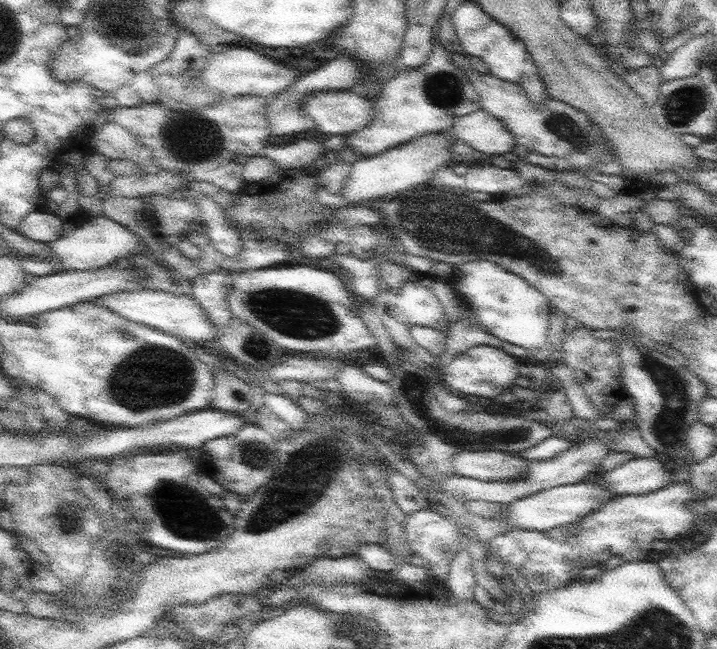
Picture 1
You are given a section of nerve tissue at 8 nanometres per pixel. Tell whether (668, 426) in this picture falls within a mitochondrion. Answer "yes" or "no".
yes

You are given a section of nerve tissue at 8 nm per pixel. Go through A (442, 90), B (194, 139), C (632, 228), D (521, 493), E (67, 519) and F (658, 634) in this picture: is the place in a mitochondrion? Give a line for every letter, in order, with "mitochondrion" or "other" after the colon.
A: mitochondrion
B: mitochondrion
C: other
D: other
E: mitochondrion
F: mitochondrion

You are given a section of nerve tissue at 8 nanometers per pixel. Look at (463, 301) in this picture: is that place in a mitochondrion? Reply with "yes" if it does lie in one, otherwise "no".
no

